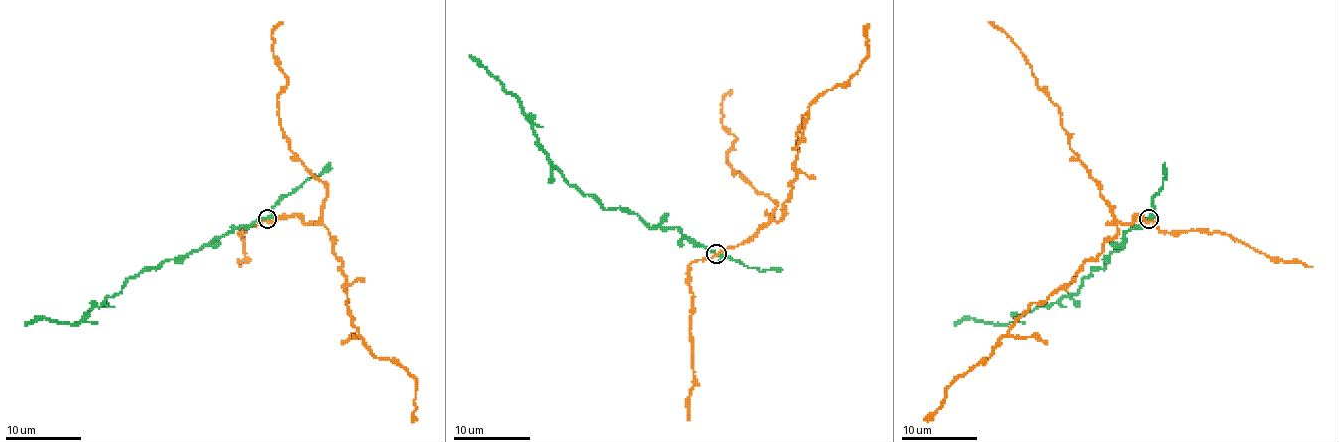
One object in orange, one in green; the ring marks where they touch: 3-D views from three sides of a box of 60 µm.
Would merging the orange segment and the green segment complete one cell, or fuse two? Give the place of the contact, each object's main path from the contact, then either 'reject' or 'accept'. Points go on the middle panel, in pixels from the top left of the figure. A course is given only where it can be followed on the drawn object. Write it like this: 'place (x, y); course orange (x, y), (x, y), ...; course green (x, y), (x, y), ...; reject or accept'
place (716, 253); course orange (716, 254), (747, 242), (778, 221), (796, 179), (798, 126), (809, 107), (846, 82), (867, 57), (869, 24); course green (716, 254), (676, 227), (649, 227), (635, 213), (604, 209), (577, 190), (542, 148), (521, 103), (469, 55); reject

